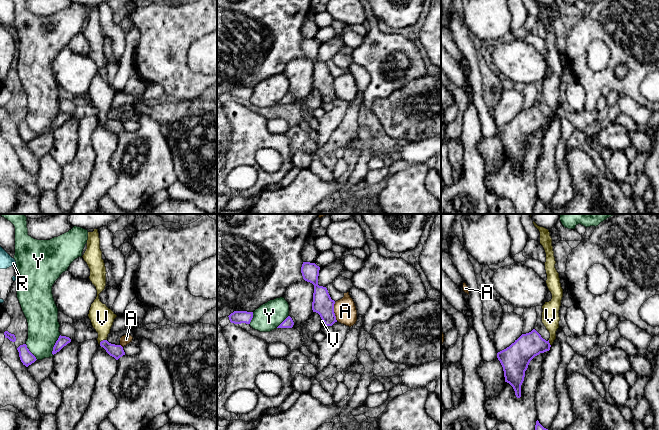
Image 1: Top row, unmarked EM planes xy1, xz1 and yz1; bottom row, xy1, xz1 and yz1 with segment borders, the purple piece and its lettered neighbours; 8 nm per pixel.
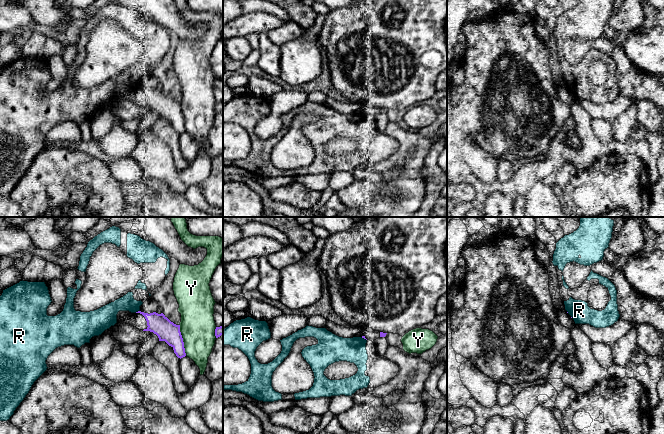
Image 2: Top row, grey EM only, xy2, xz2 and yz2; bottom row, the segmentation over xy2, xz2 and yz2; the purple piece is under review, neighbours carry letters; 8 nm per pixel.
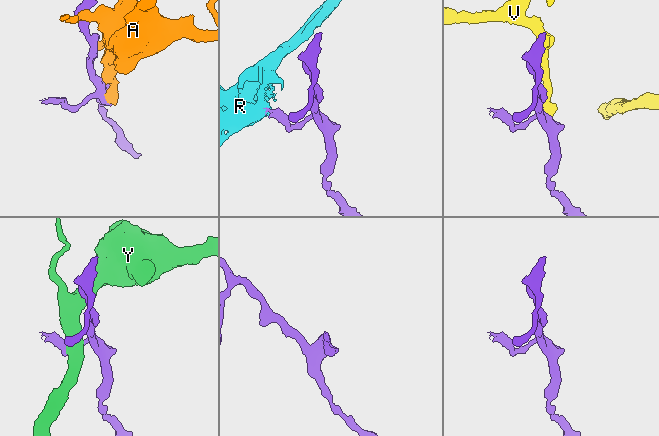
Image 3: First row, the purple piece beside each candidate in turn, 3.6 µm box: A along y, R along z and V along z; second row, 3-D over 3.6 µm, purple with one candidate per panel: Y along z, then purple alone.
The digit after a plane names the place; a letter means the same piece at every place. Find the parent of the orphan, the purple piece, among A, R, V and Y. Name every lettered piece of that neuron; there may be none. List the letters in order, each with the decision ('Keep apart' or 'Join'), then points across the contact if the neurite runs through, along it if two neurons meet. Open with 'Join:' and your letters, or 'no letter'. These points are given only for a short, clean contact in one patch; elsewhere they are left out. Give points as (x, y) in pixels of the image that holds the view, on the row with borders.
Join: V
A: Keep apart. Boundary: xz1 (334, 302), (334, 315), (337, 320)
R: Keep apart
V: Join. Path across: xy1 (116, 351), (111, 349), (103, 340), (102, 318)
Y: Keep apart. Boundary: xy2 (179, 325), (186, 355)

